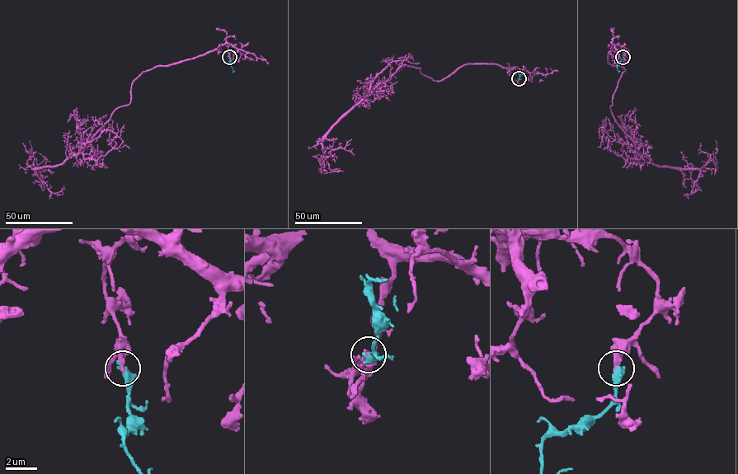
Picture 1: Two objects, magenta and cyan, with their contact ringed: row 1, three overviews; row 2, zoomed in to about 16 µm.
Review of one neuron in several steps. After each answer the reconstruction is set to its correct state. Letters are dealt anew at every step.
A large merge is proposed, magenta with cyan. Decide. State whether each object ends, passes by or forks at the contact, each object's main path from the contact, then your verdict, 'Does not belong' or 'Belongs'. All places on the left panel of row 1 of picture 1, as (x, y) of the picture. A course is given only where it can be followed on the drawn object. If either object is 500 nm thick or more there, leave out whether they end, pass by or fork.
Course of magenta: (229, 56), (224, 44), (143, 71), (130, 102), (77, 153), (33, 168), (51, 191), (64, 186). Course of cyan: (229, 56), (229, 63), (234, 71). Does not belong

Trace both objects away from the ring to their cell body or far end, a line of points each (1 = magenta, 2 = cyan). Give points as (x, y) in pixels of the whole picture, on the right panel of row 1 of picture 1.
1: (622, 56), (611, 44), (608, 63), (624, 71), (614, 121), (652, 162), (700, 169), (693, 193), (699, 186)
2: (622, 56), (617, 63), (619, 71)

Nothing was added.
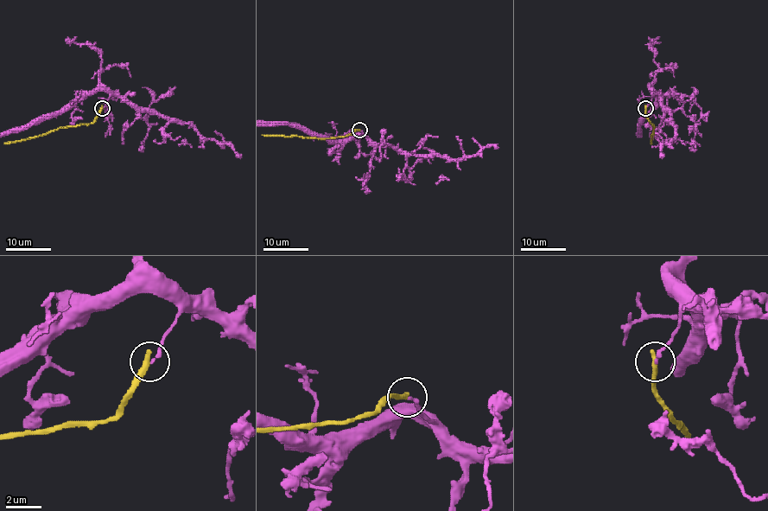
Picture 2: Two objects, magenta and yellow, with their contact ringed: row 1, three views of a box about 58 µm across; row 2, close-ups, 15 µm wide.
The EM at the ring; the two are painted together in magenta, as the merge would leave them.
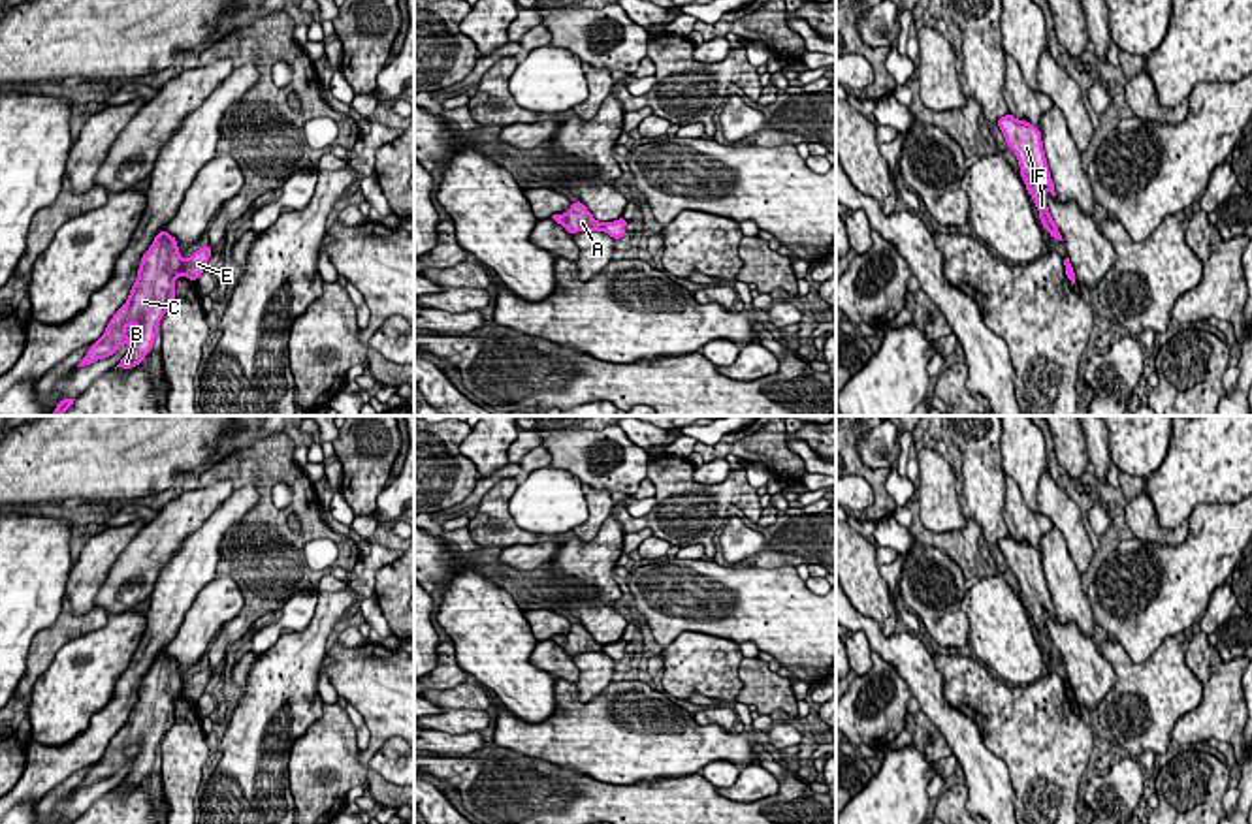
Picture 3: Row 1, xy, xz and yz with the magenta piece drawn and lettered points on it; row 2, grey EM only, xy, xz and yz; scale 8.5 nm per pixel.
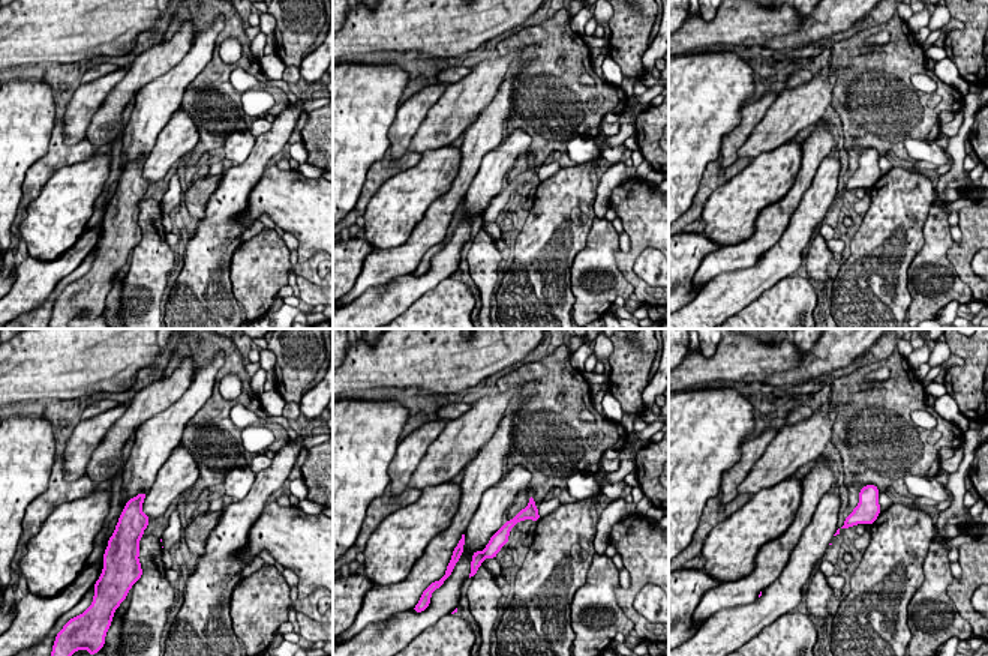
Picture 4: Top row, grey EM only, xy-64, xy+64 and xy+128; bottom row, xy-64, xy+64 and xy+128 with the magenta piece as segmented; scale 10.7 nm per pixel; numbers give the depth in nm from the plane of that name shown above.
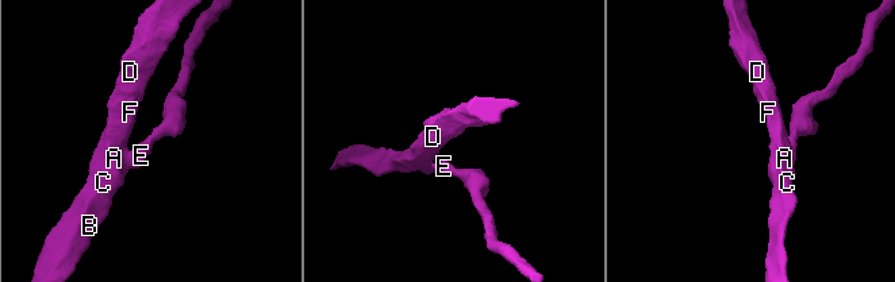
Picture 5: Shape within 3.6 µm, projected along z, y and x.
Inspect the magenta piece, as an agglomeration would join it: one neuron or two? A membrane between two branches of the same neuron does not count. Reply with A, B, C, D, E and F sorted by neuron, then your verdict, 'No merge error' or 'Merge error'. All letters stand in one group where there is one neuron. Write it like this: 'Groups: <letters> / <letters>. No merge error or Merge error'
Groups: A B C D F / E. Merge error

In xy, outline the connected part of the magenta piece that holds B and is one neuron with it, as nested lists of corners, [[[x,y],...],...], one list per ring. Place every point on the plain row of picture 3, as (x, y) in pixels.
[[[162,651],[141,679],[137,702],[126,724],[113,736],[104,756],[90,766],[77,788],[105,781],[126,764],[130,771],[117,788],[139,786],[152,769],[162,737],[175,722],[175,700],[181,689],[177,660]]]

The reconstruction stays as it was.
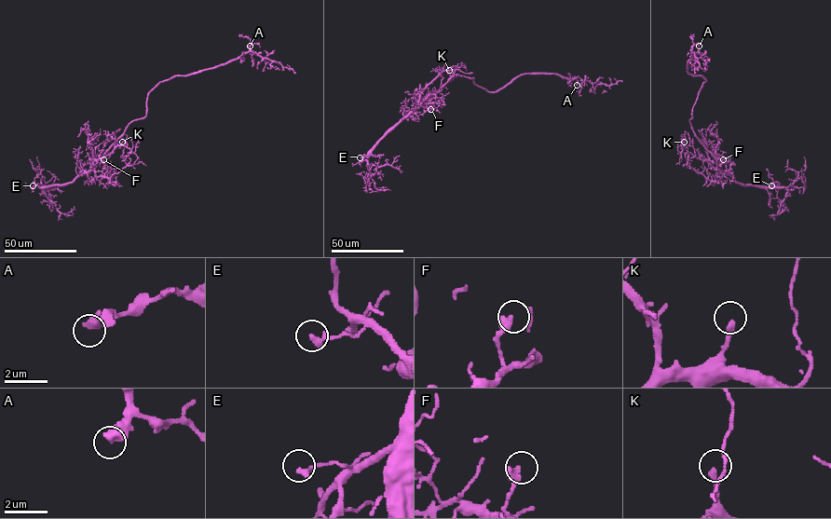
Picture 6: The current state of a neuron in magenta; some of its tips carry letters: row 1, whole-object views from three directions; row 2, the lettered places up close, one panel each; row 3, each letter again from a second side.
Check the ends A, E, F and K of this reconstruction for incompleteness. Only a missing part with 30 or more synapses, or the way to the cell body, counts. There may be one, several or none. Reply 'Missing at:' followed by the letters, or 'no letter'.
Missing at: A

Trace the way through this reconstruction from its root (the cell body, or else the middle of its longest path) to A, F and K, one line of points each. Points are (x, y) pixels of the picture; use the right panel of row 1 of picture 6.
A: (689, 120), (697, 94), (705, 81), (701, 76), (692, 75), (687, 72), (692, 47), (699, 46)
F: (689, 120), (694, 135), (715, 158), (717, 171), (723, 159)
K: (689, 120), (694, 135), (715, 158), (718, 167), (690, 154), (684, 142)

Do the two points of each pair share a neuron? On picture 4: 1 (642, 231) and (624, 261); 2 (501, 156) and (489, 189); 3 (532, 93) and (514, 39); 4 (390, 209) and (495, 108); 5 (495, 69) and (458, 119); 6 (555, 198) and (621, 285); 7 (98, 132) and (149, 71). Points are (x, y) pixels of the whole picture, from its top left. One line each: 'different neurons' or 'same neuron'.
1: same neuron
2: same neuron
3: same neuron
4: different neurons
5: same neuron
6: different neurons
7: same neuron

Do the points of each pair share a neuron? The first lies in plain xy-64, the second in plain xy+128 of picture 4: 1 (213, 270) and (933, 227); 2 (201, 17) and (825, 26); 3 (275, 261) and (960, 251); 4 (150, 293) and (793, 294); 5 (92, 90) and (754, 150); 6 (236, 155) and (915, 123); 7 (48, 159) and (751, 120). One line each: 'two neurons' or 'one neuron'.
1: two neurons
2: two neurons
3: two neurons
4: two neurons
5: two neurons
6: two neurons
7: two neurons

